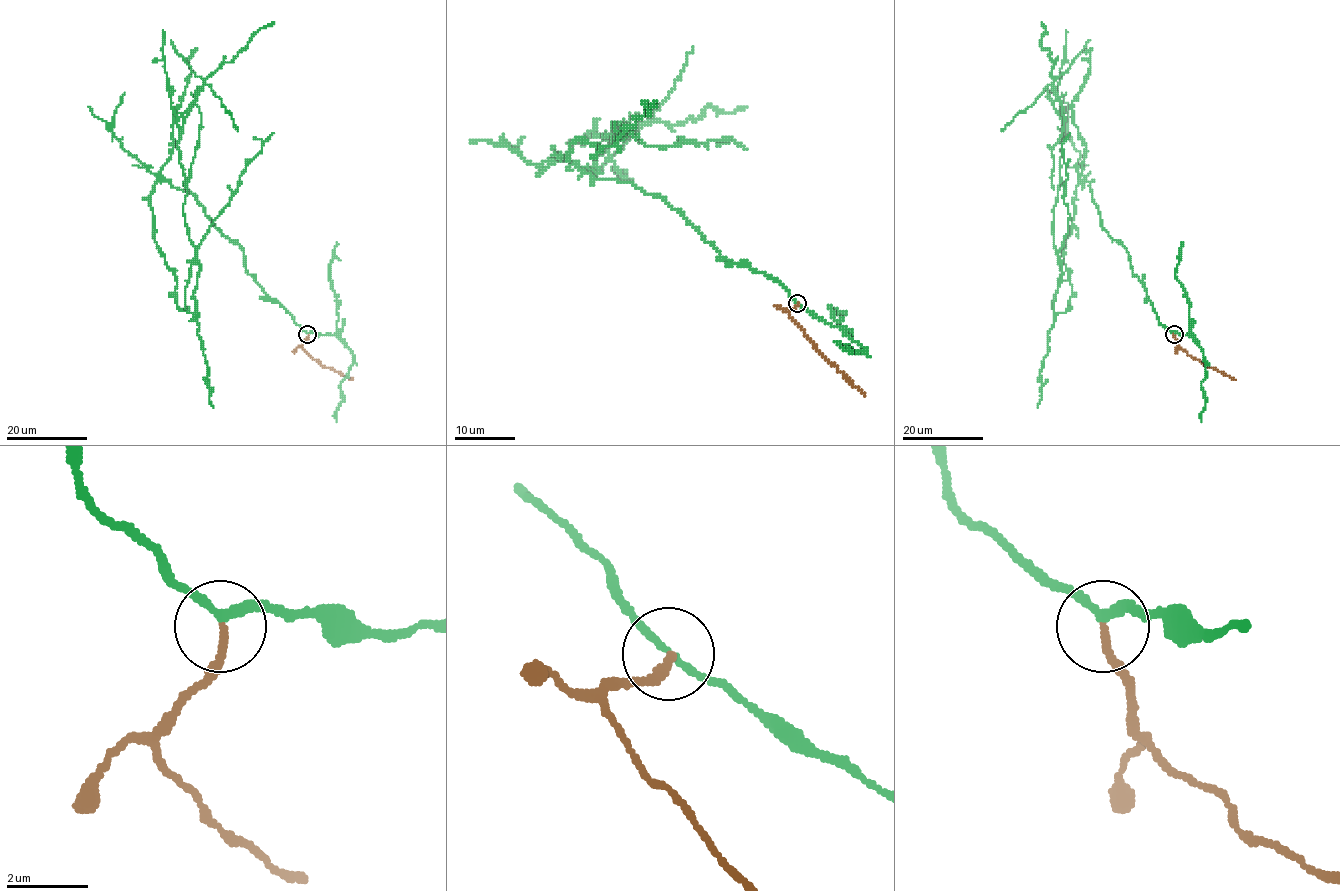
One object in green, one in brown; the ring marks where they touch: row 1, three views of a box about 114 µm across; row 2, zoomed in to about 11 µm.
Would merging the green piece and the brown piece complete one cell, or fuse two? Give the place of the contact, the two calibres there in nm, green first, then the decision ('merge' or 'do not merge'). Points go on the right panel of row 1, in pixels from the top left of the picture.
at (1174, 334); 170 nm thick on the green side, 180 nm on the other; do not merge

